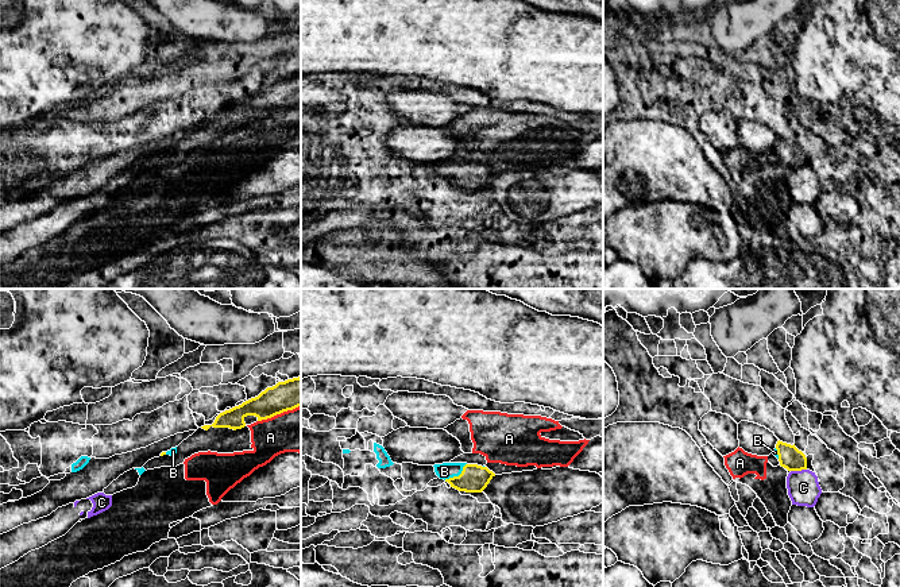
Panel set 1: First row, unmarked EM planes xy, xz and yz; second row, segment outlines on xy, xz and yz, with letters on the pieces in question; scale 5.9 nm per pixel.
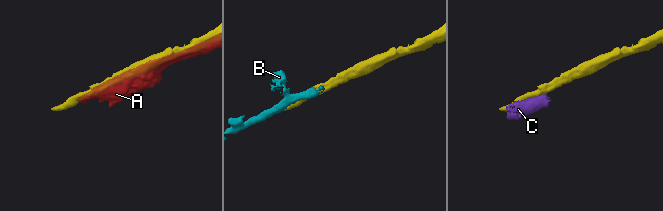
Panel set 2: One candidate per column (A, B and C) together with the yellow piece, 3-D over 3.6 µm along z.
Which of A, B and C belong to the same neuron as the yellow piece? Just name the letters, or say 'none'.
B

